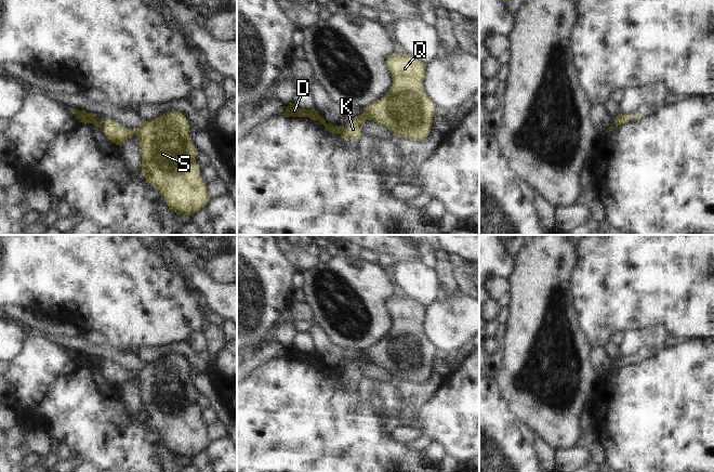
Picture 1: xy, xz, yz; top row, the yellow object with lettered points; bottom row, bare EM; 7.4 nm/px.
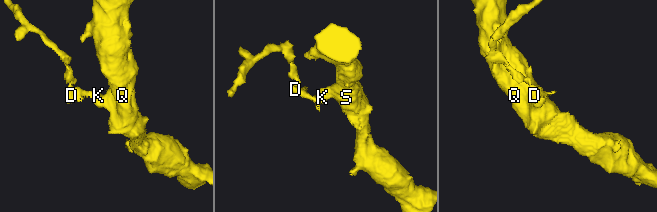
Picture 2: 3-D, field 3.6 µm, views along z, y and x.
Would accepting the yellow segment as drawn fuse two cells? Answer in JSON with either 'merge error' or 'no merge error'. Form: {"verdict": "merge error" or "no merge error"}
{"verdict": "merge error"}

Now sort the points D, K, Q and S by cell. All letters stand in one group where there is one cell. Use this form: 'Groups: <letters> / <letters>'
Groups: D / K Q S.

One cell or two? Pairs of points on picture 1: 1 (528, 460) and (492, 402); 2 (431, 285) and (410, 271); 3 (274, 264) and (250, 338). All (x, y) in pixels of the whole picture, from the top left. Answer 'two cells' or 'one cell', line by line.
1: one cell
2: one cell
3: one cell

